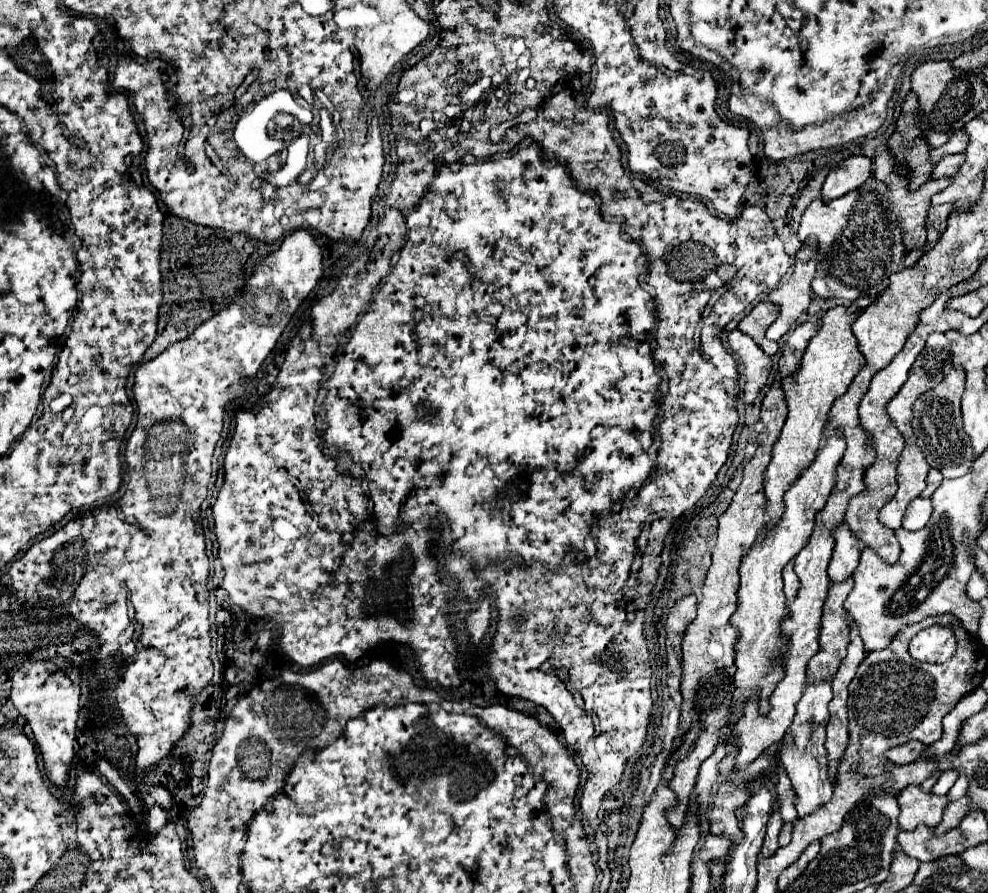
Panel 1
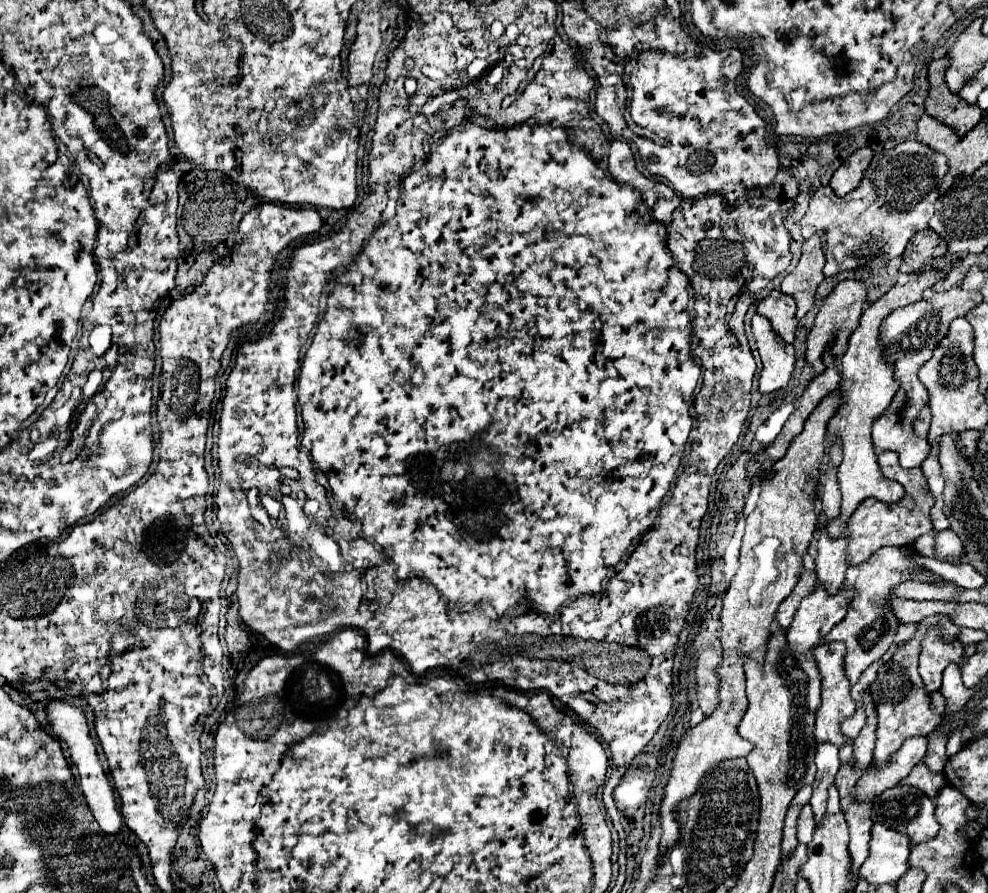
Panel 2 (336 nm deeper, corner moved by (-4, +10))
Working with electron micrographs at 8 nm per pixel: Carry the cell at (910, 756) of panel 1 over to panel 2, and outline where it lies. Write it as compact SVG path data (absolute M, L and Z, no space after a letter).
M918 763L914 767L914 771L910 771L910 775L904 777L900 783L902 785L914 785L920 791L924 791L926 795L934 797L942 787L946 787L946 777L942 773L932 773L924 763Z

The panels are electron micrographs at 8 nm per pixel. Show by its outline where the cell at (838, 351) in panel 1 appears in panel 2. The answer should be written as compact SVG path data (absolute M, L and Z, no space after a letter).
M842 389L826 395L816 411L808 417L804 431L794 437L786 455L772 465L770 477L762 479L762 491L756 509L746 519L746 533L742 537L740 549L740 567L724 595L722 607L722 663L716 667L718 673L718 697L720 703L712 715L708 715L696 727L688 727L686 733L678 741L678 749L674 755L672 771L668 783L664 787L664 799L660 803L660 849L658 861L666 855L668 847L678 843L680 839L680 821L678 821L678 805L692 797L702 777L716 767L720 761L746 757L752 751L752 743L746 743L738 733L736 727L746 711L746 685L744 685L744 661L748 657L762 663L766 653L766 641L774 623L774 613L778 605L790 595L796 585L802 557L808 551L810 541L814 539L816 531L816 515L814 515L814 471L824 461L826 453L826 425L830 417L840 409L842 403Z

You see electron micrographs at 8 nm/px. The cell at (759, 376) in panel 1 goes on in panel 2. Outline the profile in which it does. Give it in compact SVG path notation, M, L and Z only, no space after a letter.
M752 317L752 333L762 359L762 373L758 379L760 393L772 393L786 387L794 371L794 345L784 343L784 339L772 329L766 317Z

